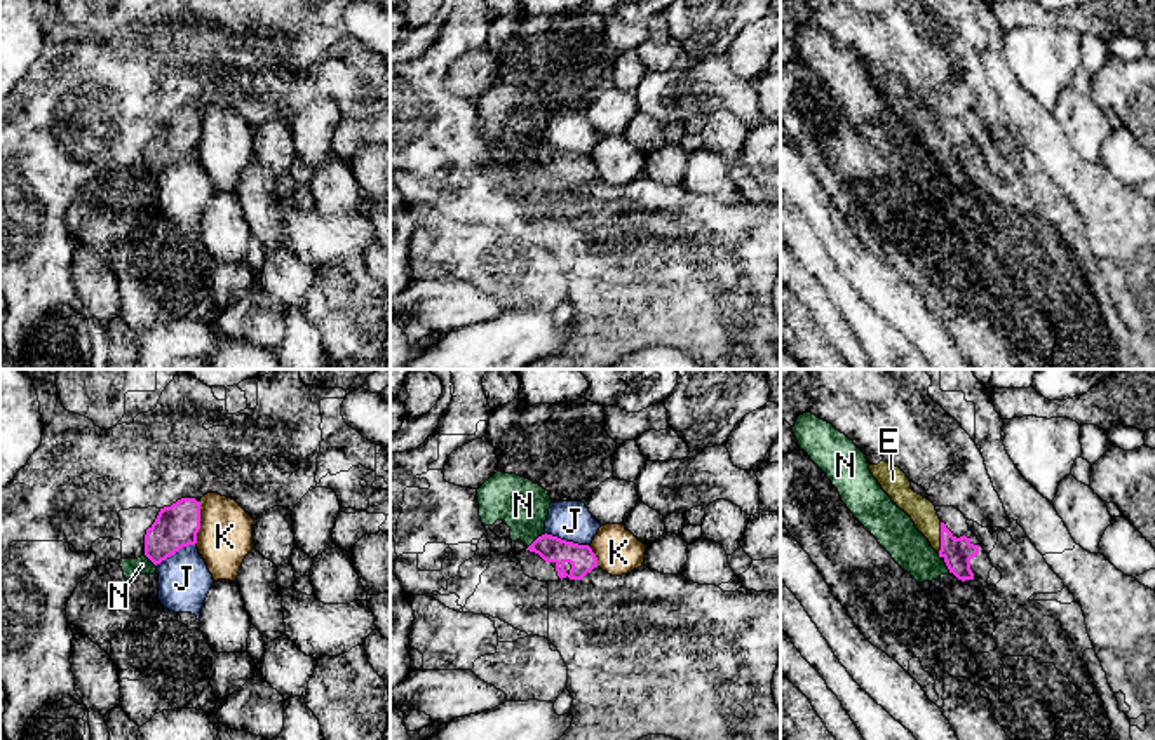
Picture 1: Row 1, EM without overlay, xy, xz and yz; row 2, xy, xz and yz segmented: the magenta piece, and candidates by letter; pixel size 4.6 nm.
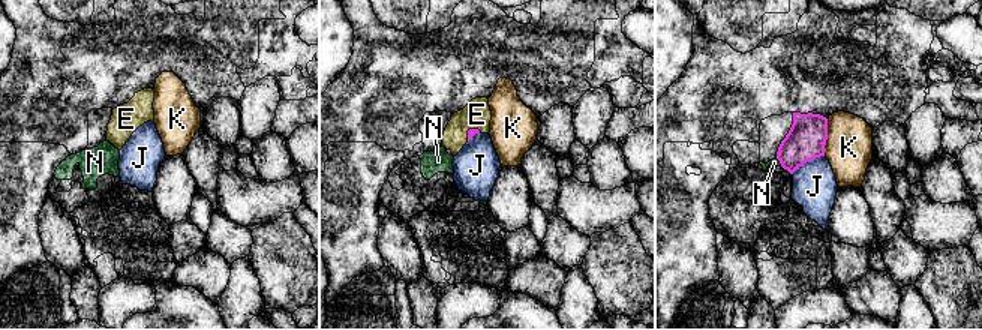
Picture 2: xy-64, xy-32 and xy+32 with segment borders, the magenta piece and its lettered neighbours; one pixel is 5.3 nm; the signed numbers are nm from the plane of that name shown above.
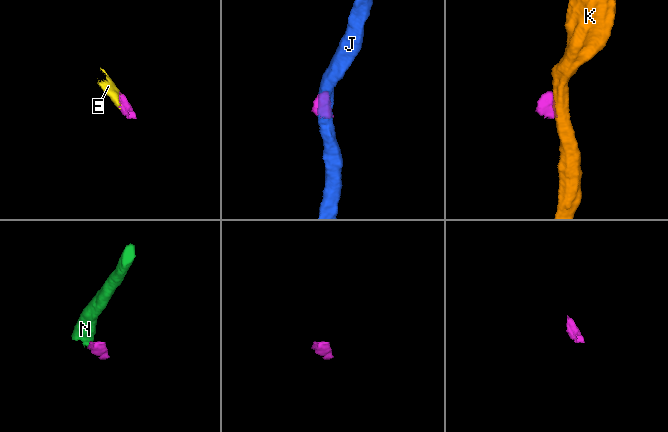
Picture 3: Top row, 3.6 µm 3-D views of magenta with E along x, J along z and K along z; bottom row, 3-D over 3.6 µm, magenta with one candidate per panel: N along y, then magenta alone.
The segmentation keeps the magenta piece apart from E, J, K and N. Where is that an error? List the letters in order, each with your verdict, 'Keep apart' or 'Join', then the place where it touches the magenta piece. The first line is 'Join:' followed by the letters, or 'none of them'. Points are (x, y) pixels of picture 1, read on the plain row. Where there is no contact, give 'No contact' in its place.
Join: E
E: Join. Touches magenta at yz (941, 148)
J: Keep apart. Touches magenta at xz (568, 152)
K: Keep apart. Touches magenta at xy (199, 127)
N: Keep apart. Touches magenta at xz (537, 148)

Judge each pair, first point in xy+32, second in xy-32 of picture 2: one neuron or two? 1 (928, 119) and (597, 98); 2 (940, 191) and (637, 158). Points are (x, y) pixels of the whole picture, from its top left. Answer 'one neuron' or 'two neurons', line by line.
1: one neuron
2: two neurons

